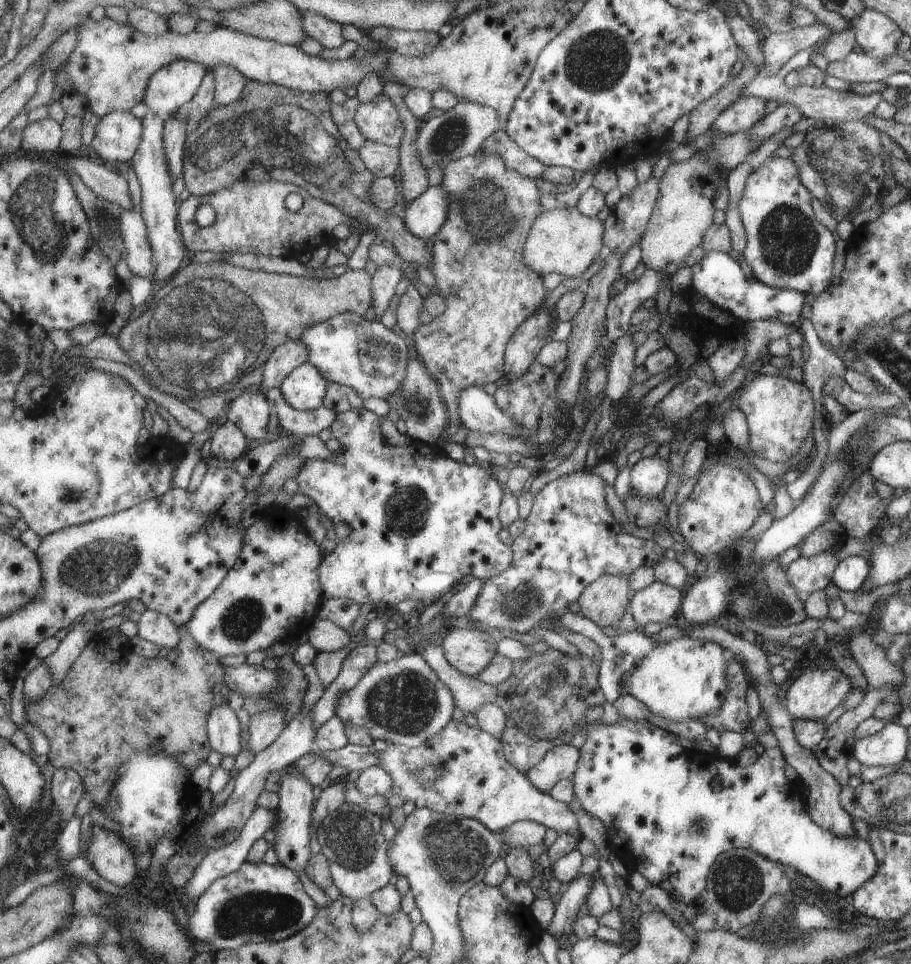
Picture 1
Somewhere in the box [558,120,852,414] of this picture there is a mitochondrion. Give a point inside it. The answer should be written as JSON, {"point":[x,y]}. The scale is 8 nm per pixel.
{"point":[787,236]}

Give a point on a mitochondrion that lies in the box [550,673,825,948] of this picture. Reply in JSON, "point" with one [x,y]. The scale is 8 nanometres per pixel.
{"point":[738,881]}

